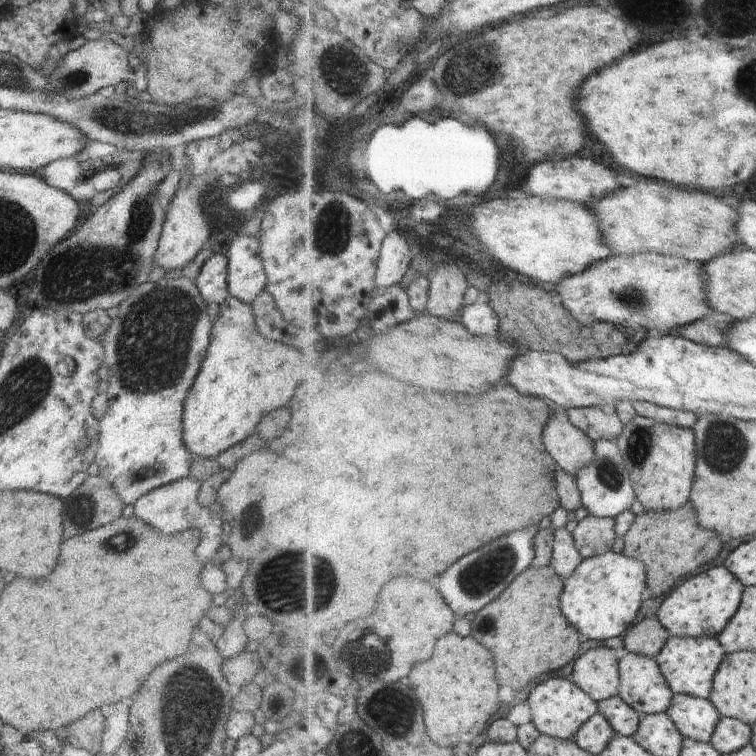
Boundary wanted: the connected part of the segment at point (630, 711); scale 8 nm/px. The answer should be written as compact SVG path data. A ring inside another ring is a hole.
M621 696L601 701L599 712L606 715L617 735L634 737L641 728L642 714Z

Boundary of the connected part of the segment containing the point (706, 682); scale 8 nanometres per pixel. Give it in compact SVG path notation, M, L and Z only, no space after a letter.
M670 637L665 649L656 657L675 694L710 699L715 678L728 652L719 637Z

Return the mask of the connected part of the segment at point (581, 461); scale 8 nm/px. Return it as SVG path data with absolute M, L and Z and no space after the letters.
M568 410L556 412L546 428L546 446L558 458L562 469L577 476L577 472L590 464L596 454L597 442L571 419Z

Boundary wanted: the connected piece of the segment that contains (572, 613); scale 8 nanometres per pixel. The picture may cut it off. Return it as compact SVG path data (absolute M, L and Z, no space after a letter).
M610 551L587 558L577 572L566 580L565 592L561 598L566 616L570 618L570 622L574 622L574 626L578 626L578 630L594 640L624 636L642 610L644 592L649 590L648 582L649 570L646 564L626 556L624 552Z

